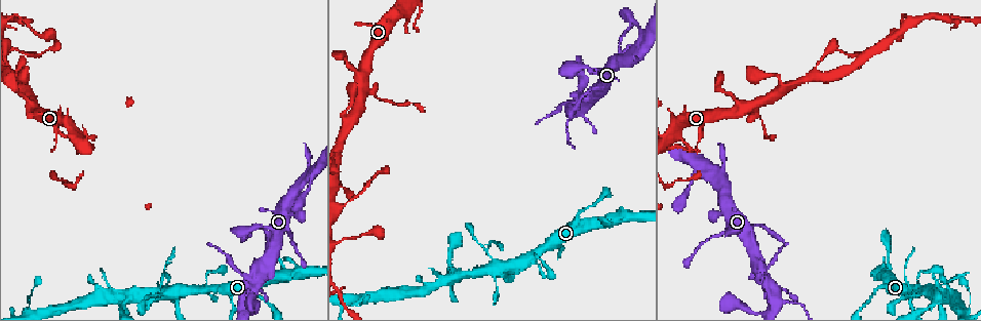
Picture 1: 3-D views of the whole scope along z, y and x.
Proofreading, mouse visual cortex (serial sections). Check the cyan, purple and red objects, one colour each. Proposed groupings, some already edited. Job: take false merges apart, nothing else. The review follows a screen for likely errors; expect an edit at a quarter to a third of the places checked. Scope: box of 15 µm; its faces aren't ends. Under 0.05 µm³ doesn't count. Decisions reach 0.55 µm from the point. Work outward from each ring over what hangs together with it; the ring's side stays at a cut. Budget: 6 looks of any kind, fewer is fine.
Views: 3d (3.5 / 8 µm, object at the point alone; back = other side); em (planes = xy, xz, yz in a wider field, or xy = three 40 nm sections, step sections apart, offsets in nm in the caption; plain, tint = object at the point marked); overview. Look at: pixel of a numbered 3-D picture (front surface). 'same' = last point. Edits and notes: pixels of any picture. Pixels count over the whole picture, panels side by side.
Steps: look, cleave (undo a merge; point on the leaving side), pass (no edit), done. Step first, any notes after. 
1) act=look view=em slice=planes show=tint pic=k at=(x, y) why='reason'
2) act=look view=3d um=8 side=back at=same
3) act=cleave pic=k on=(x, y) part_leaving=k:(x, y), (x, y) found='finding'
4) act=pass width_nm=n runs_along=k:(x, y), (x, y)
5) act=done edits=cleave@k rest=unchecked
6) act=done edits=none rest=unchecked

act=look view=3d um=8 side=back pic=1 at=(759, 118) why='sudden change in width'

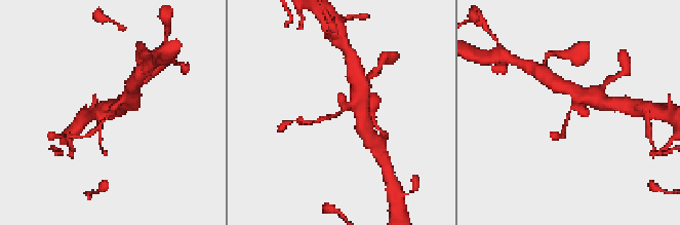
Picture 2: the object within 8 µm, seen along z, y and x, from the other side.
act=look view=em slice=xy step=2 show=tint pic=2 at=(341, 112) why='shape alone is not enough'

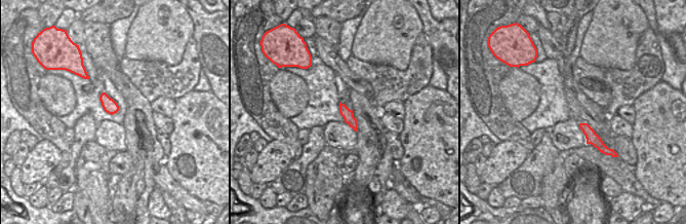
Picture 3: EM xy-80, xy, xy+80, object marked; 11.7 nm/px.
act=pass runs_along=2:(131, 96), (116, 105), (91, 133) found='continuous, no second cell'

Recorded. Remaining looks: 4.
act=look view=3d um=3.5 pic=1 at=(341, 207) why='thick turns thin'

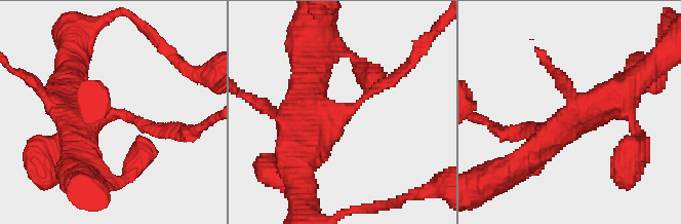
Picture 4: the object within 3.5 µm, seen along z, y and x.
act=look view=em slice=planes show=tint pic=4 at=(345, 113) arm_widths_nm=150,450

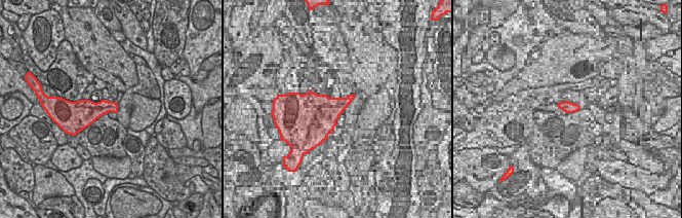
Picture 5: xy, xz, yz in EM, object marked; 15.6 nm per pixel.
act=pass runs_along=4:(76, 145), (110, 113), (170, 129) found='all the same cell'

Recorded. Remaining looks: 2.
act=done edits=none rest=unchecked

